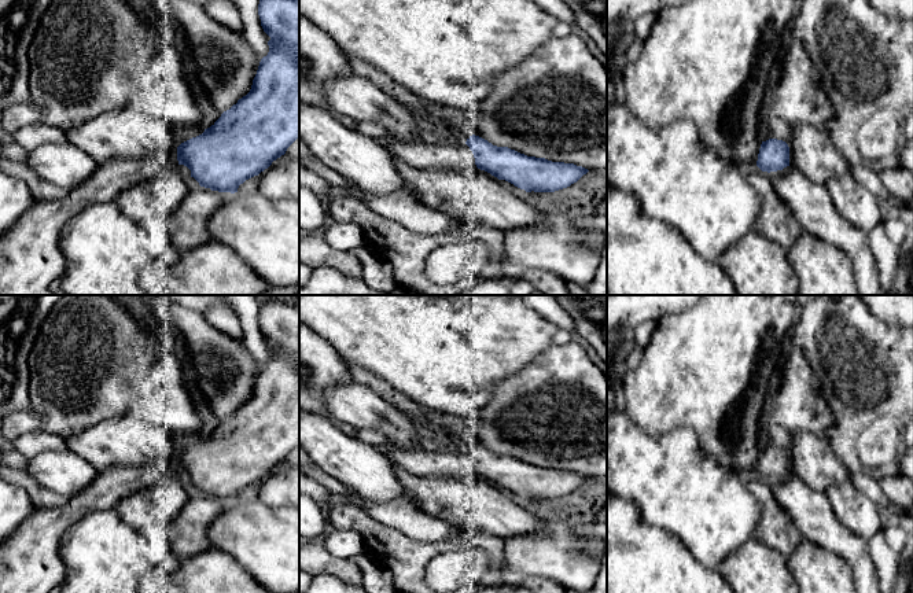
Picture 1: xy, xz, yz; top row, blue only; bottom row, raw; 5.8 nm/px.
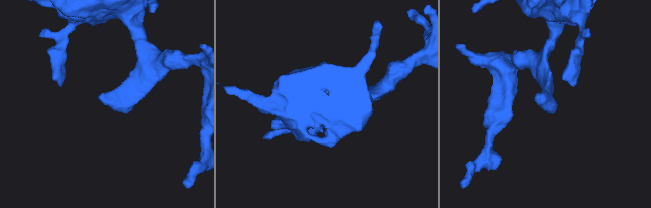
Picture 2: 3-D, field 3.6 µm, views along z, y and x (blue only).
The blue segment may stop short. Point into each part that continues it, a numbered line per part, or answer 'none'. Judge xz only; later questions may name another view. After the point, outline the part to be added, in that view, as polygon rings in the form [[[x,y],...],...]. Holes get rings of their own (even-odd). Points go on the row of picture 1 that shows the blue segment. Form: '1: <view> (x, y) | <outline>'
1: xz (426, 154) | [[[383,136],[376,139],[375,143],[391,156],[413,167],[449,167],[457,172],[474,172],[478,169],[470,147],[456,140],[421,140],[416,144],[404,144]]]

